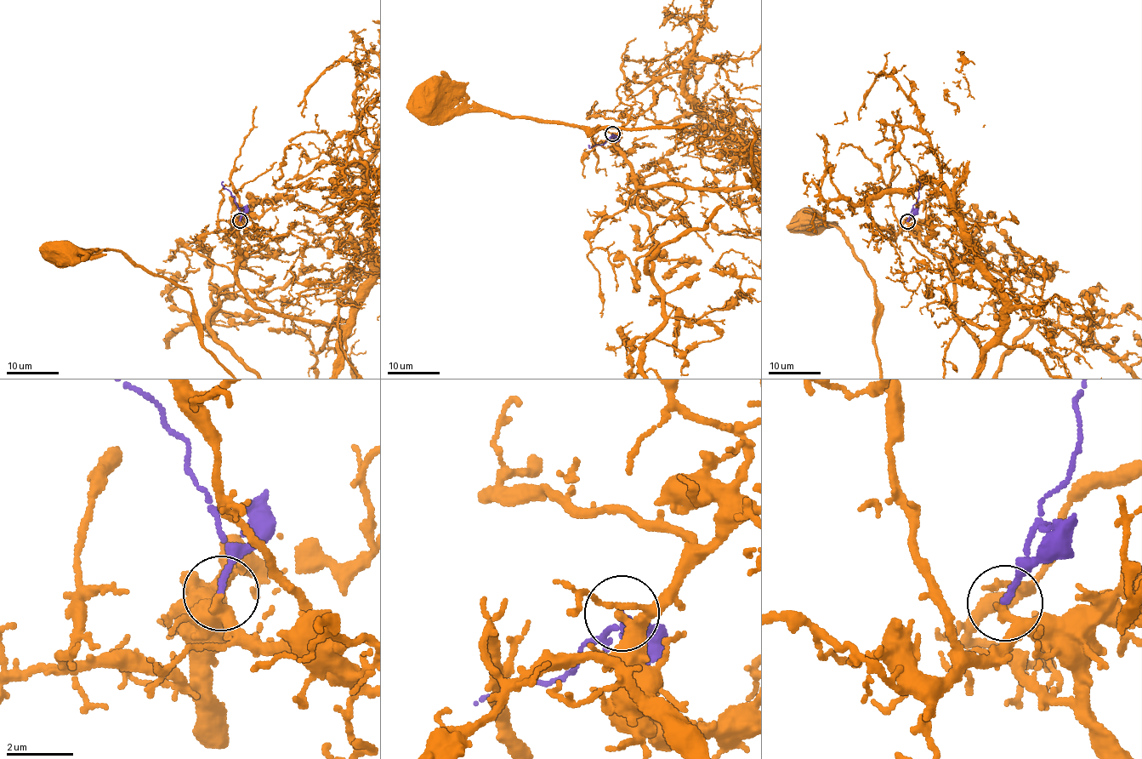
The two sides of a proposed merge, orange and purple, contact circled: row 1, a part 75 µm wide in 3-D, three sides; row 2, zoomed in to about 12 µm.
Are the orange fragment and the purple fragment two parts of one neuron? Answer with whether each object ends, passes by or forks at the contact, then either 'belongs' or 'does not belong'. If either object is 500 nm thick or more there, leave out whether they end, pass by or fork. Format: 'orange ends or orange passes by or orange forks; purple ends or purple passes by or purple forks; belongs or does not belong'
orange passes by; purple ends; belongs

